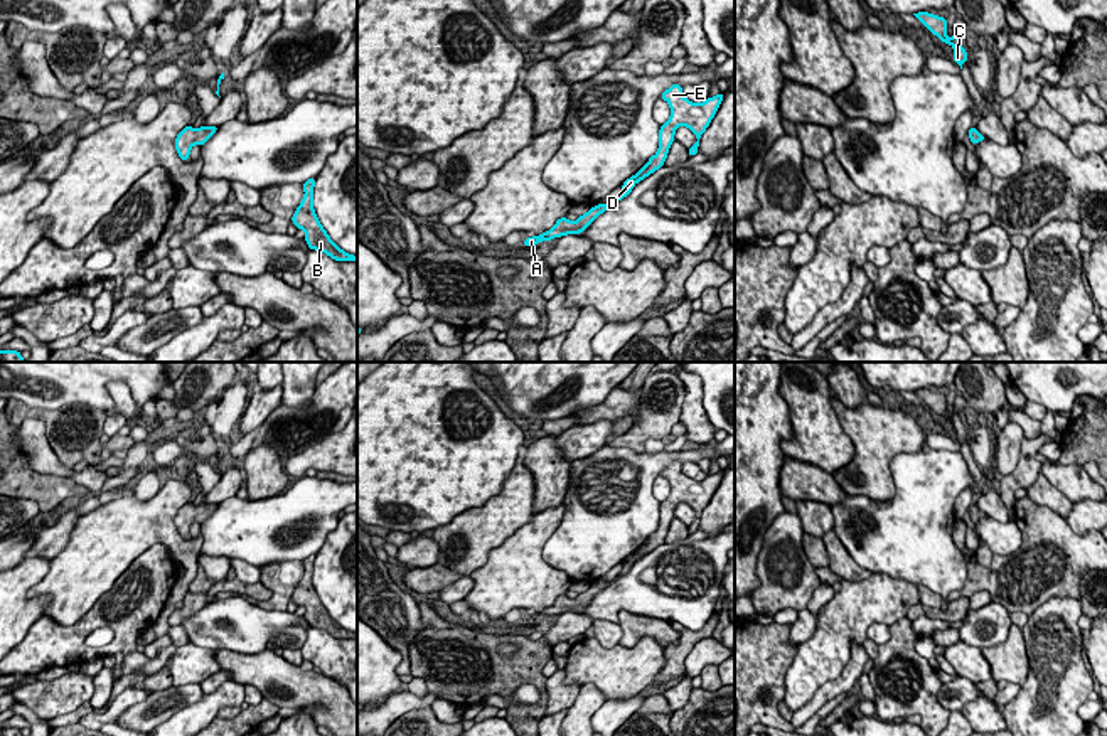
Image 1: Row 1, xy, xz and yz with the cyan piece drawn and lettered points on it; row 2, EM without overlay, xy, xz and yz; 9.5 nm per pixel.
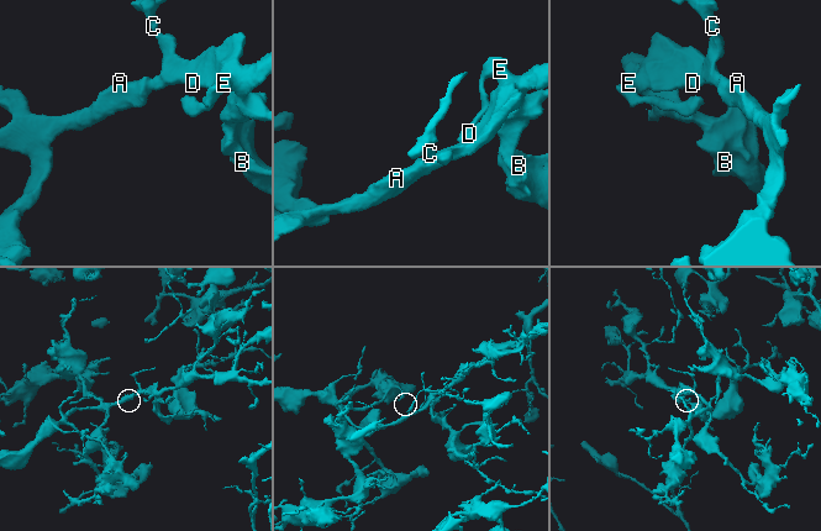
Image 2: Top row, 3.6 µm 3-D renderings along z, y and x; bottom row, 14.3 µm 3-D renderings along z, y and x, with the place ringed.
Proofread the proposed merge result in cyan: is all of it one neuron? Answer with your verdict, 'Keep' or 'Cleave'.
Keep

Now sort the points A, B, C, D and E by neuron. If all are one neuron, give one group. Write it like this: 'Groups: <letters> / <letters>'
Groups: A B C D E

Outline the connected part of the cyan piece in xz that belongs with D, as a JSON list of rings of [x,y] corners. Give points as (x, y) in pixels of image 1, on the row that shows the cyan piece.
[[[672,84],[667,91],[664,91],[660,94],[660,99],[666,99],[669,103],[671,118],[664,125],[660,125],[659,150],[634,177],[623,182],[622,195],[615,202],[625,199],[637,182],[664,167],[671,143],[674,141],[674,133],[681,125],[694,131],[698,141],[689,148],[689,157],[698,155],[699,138],[716,115],[723,96],[725,93],[719,93],[718,96],[708,98],[704,103],[696,104],[682,96],[682,88],[679,84]]]

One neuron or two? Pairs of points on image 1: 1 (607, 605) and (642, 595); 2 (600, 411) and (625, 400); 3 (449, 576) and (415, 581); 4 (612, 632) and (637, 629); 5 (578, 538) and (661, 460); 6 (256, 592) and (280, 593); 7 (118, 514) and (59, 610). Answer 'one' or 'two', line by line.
1: one
2: one
3: one
4: two
5: one
6: two
7: one

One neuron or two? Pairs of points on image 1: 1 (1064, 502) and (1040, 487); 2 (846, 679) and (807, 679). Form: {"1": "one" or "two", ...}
{"1": "one", "2": "two"}

